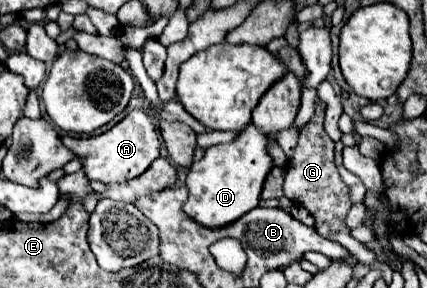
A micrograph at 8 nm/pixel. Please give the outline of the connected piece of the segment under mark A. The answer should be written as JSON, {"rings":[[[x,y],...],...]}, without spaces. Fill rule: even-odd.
{"rings":[[[132,110],[122,122],[104,134],[90,138],[72,138],[66,134],[62,136],[62,142],[76,154],[76,158],[82,160],[82,168],[88,180],[100,182],[126,182],[130,178],[136,178],[160,156],[158,134],[152,120],[142,110]]]}

